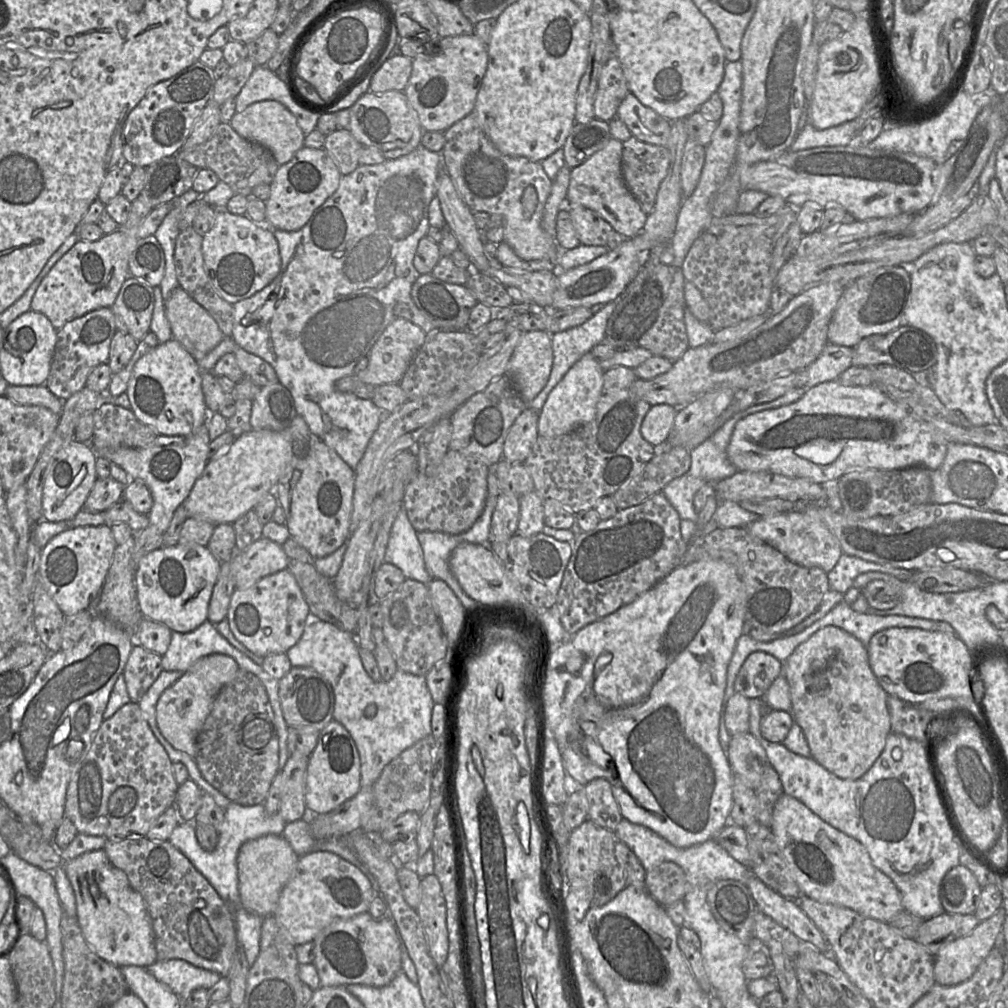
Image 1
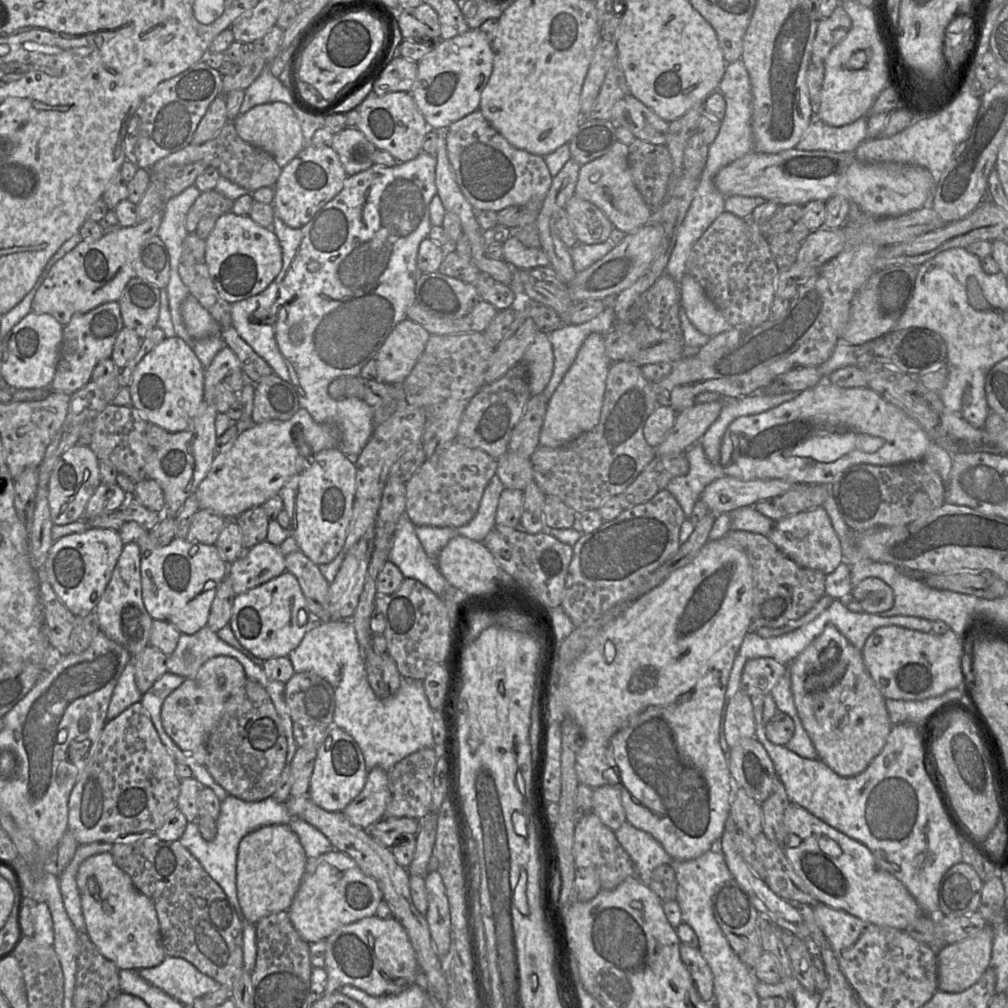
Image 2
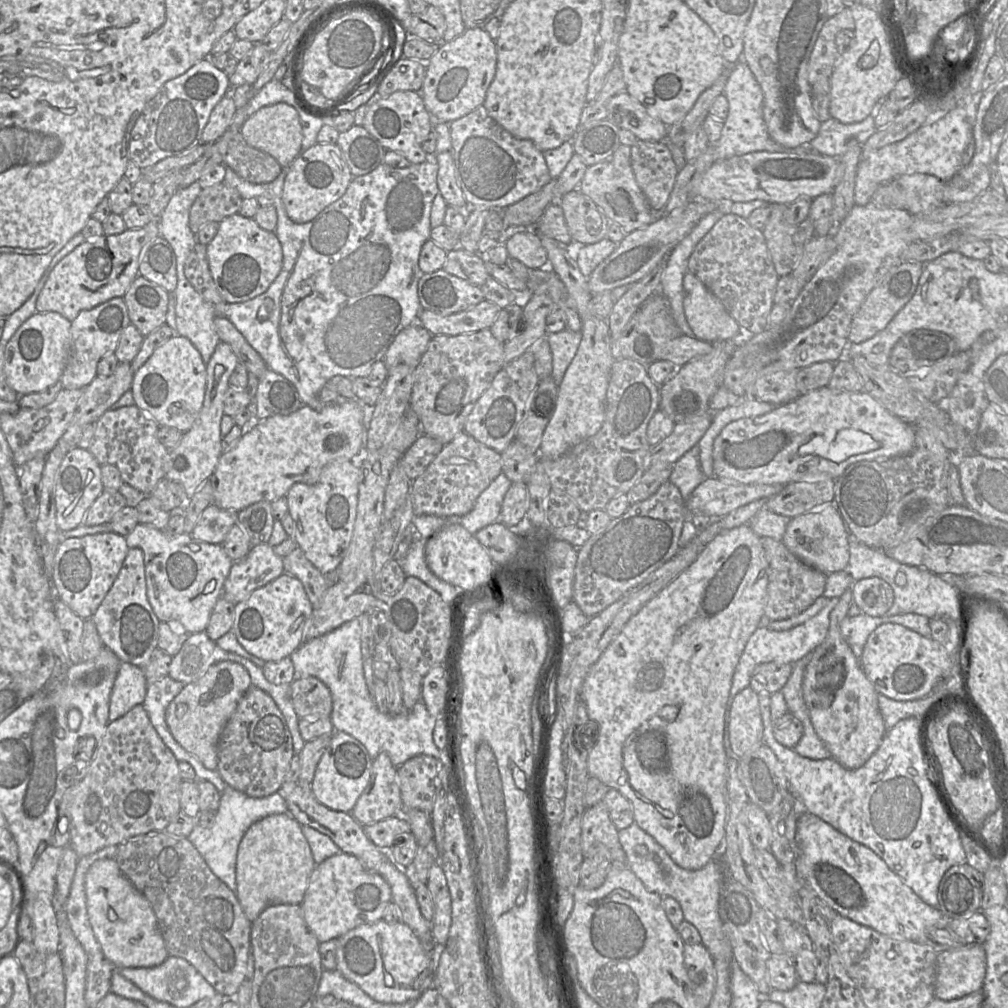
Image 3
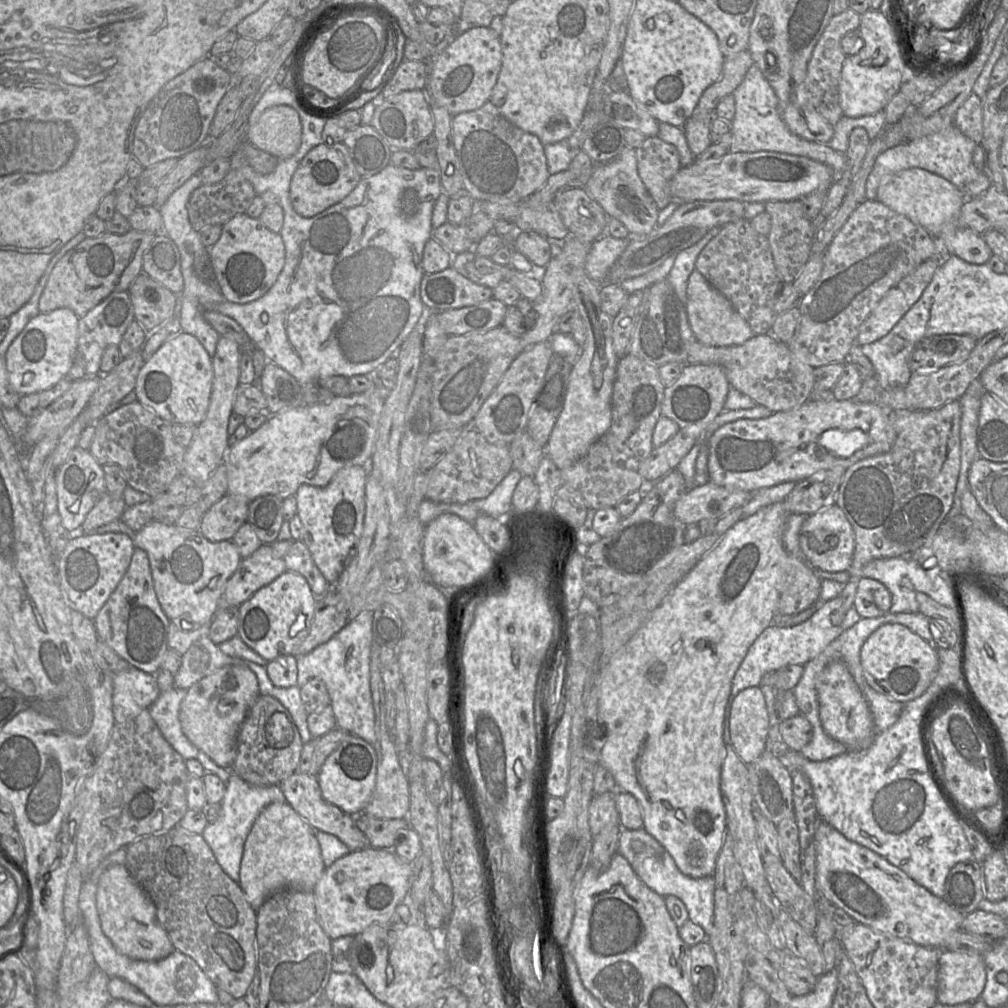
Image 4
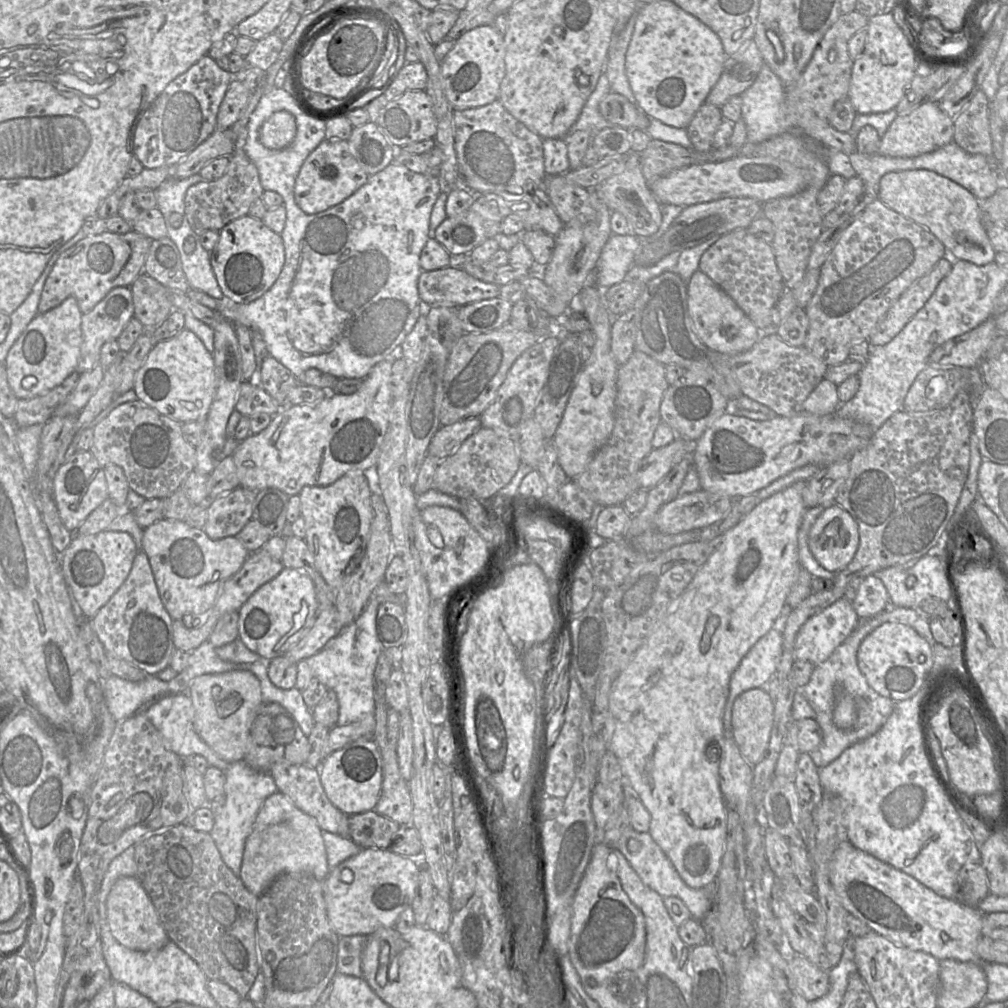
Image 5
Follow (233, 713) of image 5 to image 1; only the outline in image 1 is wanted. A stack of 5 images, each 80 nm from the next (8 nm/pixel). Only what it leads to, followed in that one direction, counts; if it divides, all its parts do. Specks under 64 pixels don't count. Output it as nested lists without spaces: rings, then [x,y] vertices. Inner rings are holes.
[[[210,654],[197,660],[183,676],[168,687],[156,704],[156,721],[165,739],[177,750],[191,757],[196,754],[196,737],[209,715],[220,690],[240,669],[234,658],[225,654]]]

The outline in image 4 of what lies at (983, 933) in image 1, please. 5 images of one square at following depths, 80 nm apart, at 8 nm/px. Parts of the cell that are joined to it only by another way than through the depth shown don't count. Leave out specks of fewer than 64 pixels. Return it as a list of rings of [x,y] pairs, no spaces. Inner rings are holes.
[[[941,950],[937,1002],[956,1005],[979,999],[986,985],[984,957],[977,952]]]

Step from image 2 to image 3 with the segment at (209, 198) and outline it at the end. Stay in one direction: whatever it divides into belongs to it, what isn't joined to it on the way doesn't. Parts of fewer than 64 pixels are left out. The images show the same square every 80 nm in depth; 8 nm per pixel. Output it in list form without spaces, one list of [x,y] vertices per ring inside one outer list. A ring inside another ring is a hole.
[[[224,182],[203,188],[190,209],[190,230],[197,235],[206,223],[220,223],[226,217],[237,214],[242,200],[240,193]]]

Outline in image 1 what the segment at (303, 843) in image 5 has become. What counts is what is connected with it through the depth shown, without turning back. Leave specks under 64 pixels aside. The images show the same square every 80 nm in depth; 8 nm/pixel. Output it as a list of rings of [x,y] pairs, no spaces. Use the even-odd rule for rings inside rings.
[[[268,834],[244,842],[237,855],[238,891],[243,908],[261,917],[272,915],[298,858],[282,835]]]

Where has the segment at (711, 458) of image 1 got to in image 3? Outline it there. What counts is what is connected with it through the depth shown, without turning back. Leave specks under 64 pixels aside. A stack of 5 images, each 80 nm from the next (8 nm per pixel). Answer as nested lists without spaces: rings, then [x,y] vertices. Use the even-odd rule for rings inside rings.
[[[696,444],[674,464],[669,477],[669,481],[679,489],[685,501],[706,479],[700,468],[699,454],[700,448]]]

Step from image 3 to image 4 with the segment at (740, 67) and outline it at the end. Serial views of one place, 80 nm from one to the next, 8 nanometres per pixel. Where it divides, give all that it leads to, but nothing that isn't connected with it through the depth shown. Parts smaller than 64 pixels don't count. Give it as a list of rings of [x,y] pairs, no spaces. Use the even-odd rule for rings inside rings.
[[[755,63],[748,69],[743,81],[731,95],[735,100],[735,115],[730,122],[732,134],[730,153],[768,151],[802,156],[825,164],[836,175],[846,168],[845,153],[838,152],[826,144],[803,139],[788,129],[779,115],[778,98],[774,90]]]

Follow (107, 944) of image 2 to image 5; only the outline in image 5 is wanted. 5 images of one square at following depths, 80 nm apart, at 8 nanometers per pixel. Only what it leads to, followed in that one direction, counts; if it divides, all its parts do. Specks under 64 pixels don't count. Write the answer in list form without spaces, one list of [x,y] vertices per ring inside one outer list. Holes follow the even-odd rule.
[[[121,877],[114,883],[106,899],[106,914],[113,937],[131,950],[159,950],[170,941],[151,899],[137,877]]]

